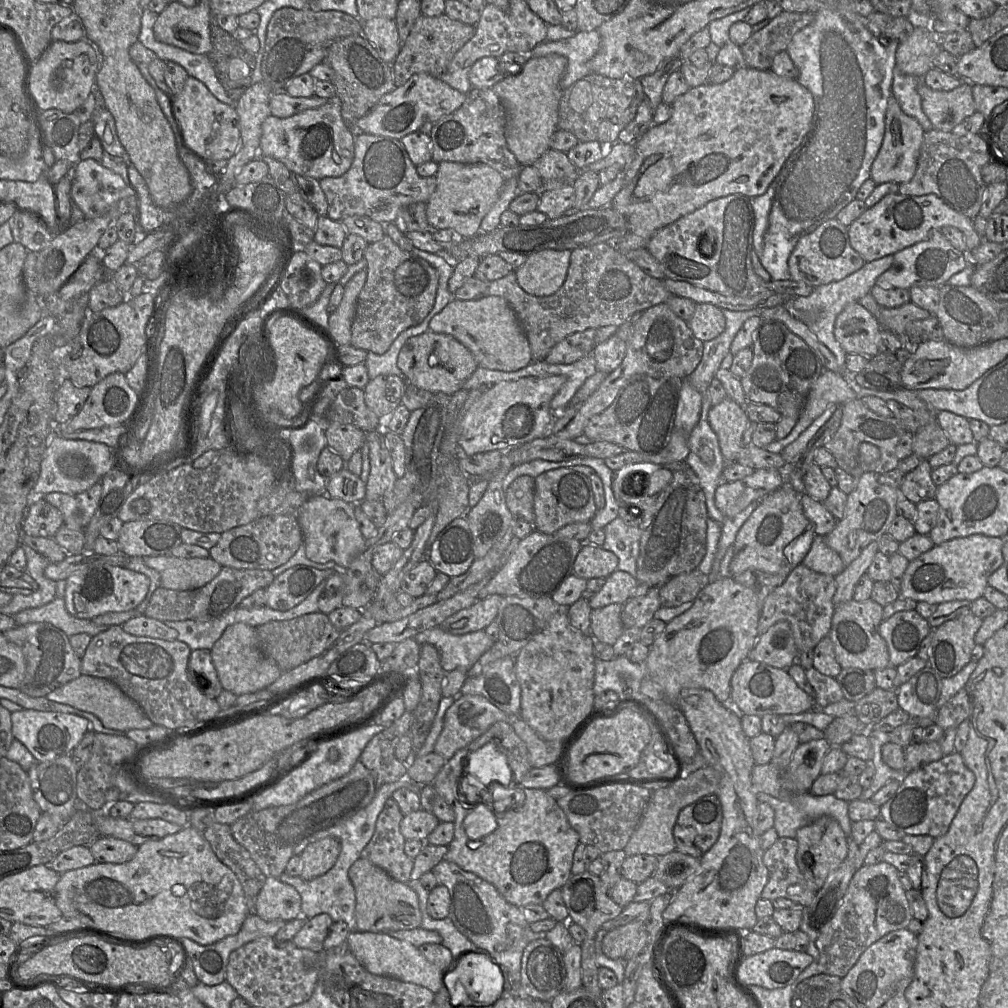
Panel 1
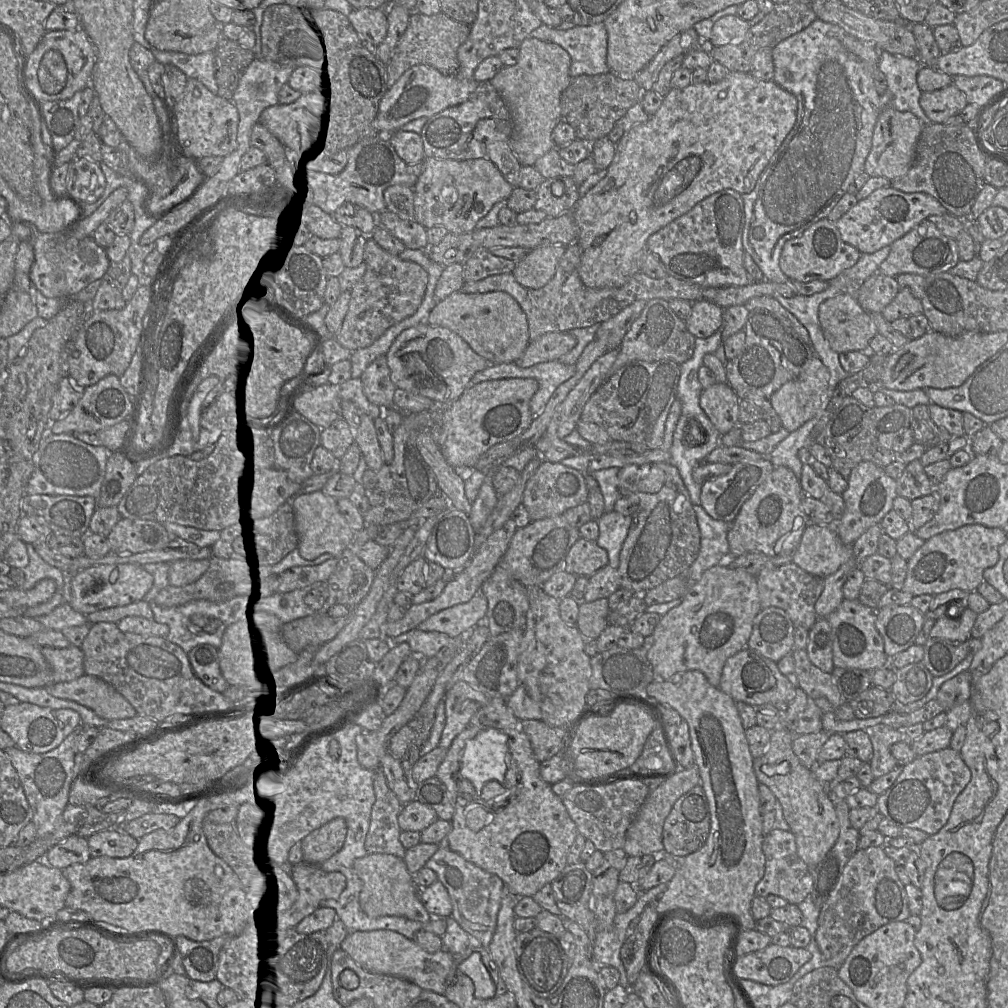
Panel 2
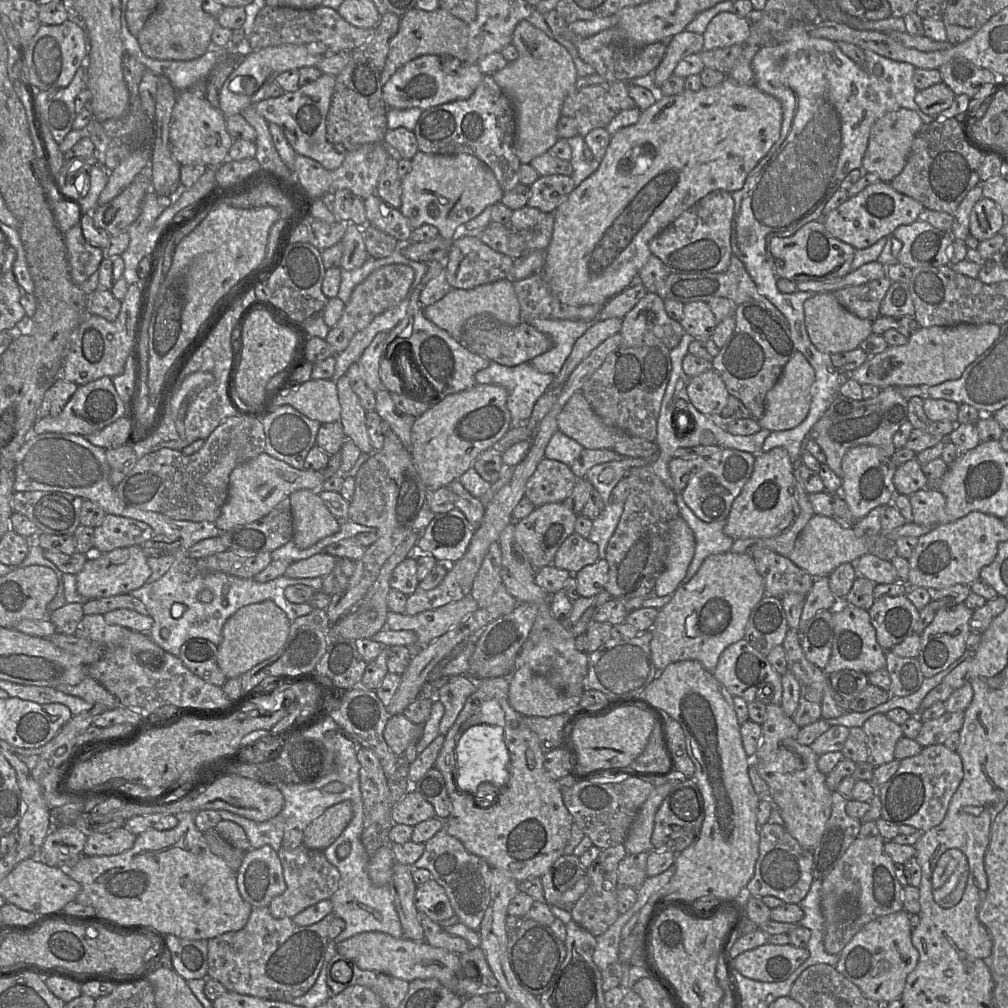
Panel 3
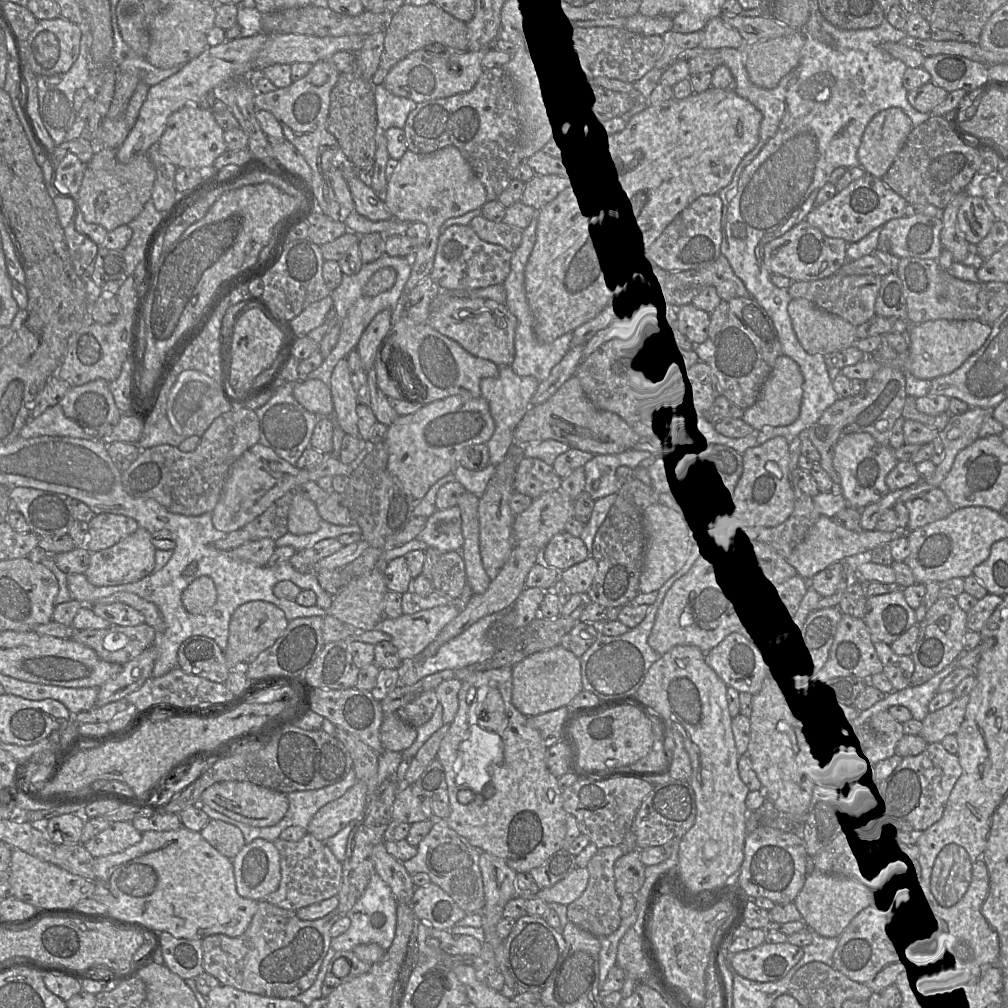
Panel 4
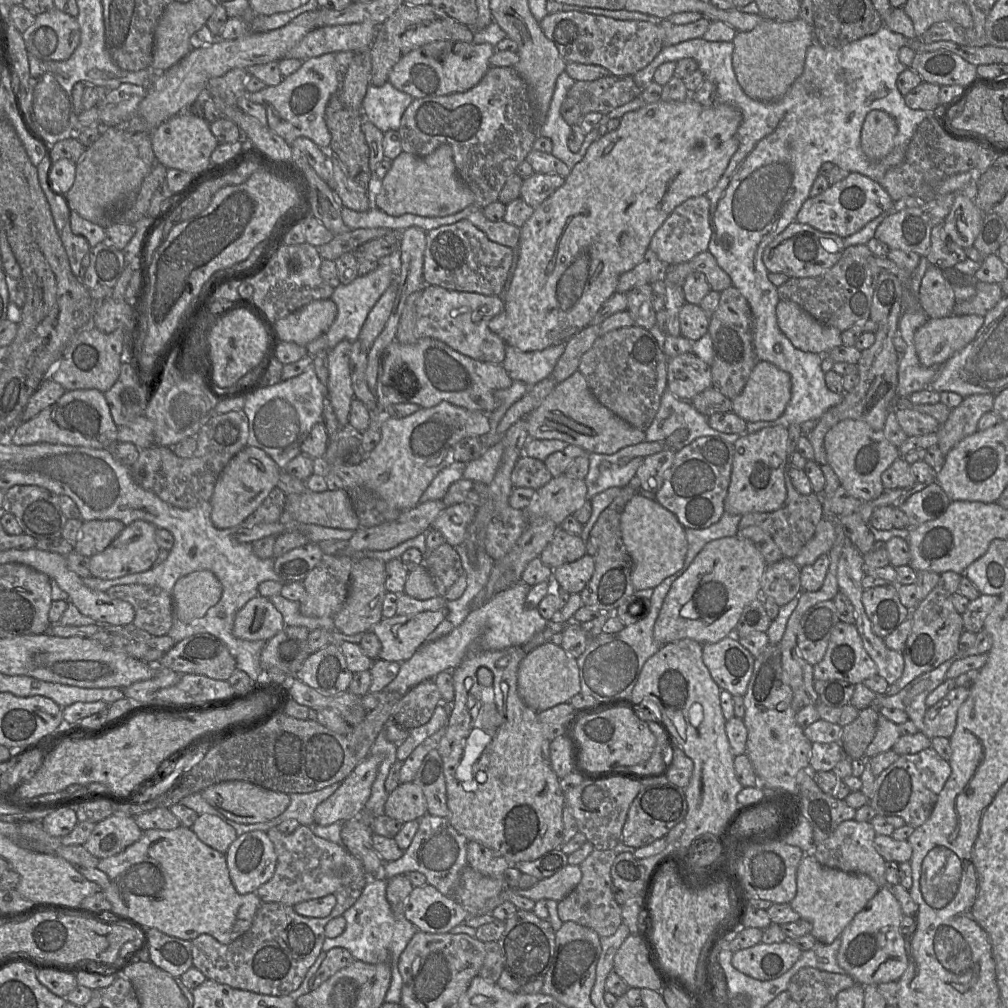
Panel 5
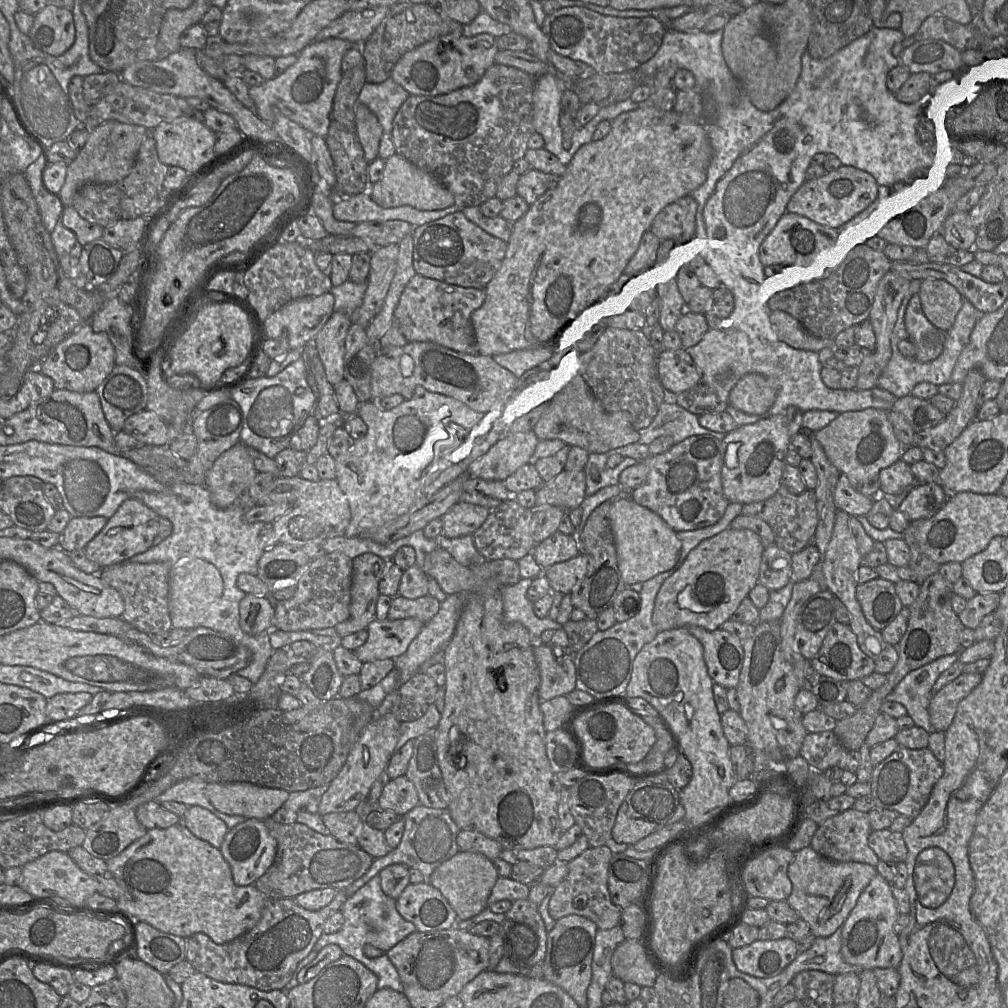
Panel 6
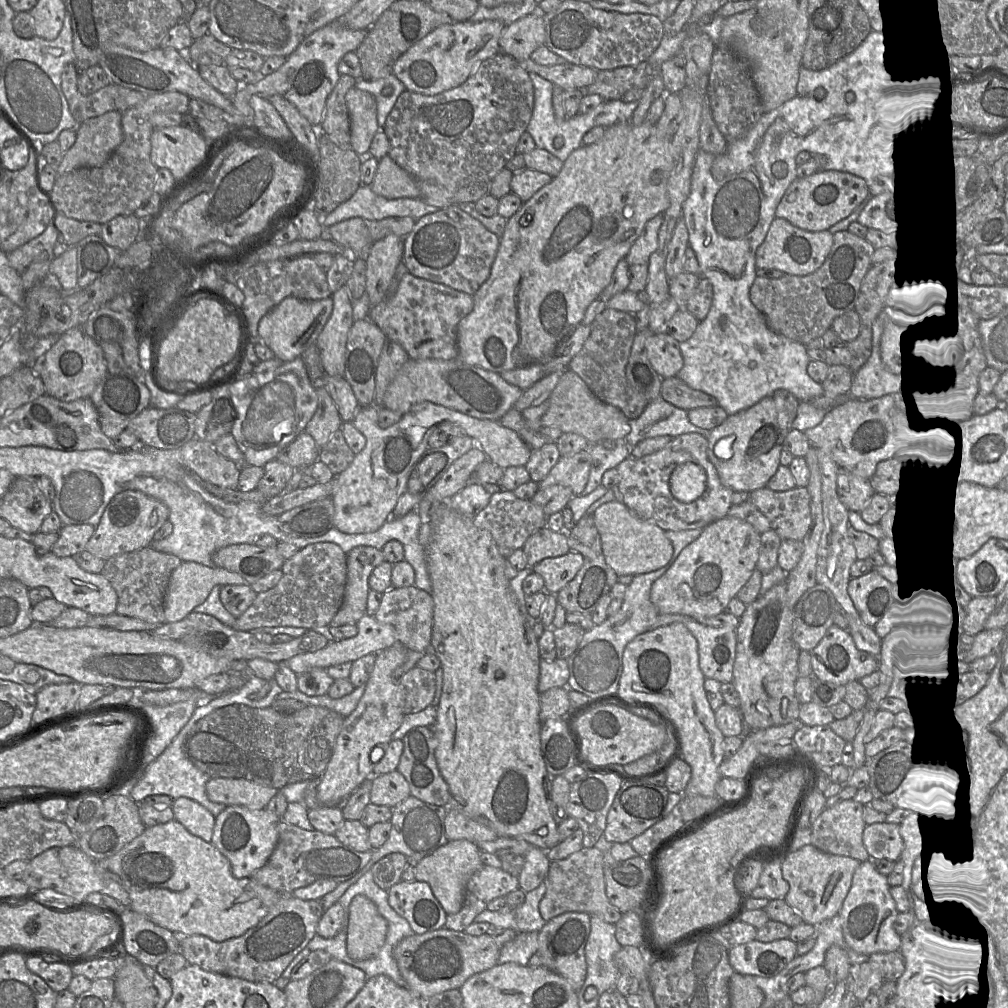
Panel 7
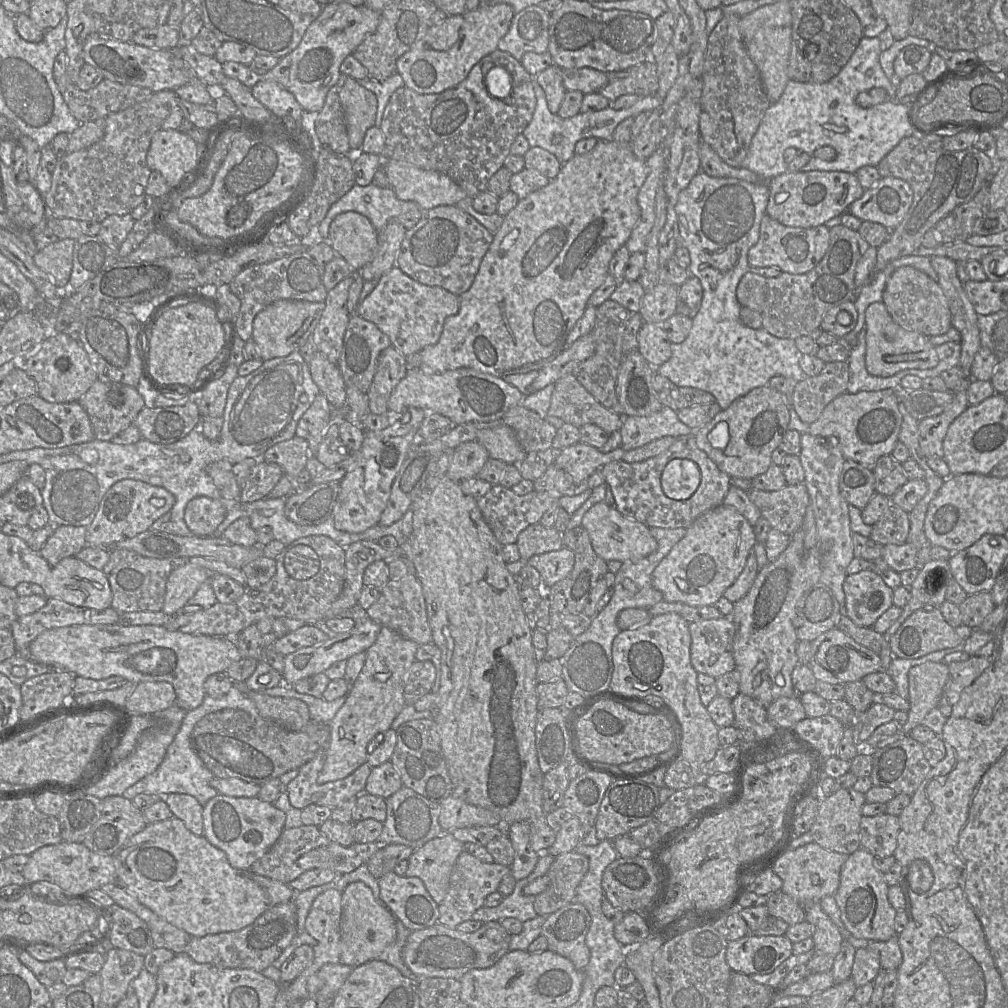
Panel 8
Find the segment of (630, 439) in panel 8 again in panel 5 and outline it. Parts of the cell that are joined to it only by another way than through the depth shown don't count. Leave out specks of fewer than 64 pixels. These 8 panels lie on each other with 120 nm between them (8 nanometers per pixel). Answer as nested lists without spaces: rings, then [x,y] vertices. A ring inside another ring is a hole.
[[[666,387],[661,396],[659,409],[649,428],[644,431],[645,442],[664,441],[681,428],[686,428],[689,434],[685,441],[670,448],[674,451],[702,436],[718,437],[731,444],[734,444],[739,438],[738,434],[726,434],[713,429],[709,425],[707,417],[697,411],[689,401],[676,397]]]

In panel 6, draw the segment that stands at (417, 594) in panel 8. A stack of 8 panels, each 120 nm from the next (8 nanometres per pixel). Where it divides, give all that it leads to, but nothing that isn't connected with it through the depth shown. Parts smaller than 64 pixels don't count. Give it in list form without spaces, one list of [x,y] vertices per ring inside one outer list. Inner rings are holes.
[[[399,593],[392,597],[388,611],[389,620],[416,618],[426,624],[438,612],[441,602],[430,594],[408,599]]]

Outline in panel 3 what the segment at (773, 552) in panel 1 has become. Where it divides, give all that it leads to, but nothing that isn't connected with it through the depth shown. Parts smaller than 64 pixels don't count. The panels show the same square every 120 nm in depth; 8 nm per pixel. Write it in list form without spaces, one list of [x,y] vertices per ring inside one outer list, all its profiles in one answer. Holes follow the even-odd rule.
[[[782,447],[755,455],[751,477],[733,501],[726,519],[724,533],[732,539],[771,538],[788,528],[797,518],[800,508],[796,499],[793,462]]]

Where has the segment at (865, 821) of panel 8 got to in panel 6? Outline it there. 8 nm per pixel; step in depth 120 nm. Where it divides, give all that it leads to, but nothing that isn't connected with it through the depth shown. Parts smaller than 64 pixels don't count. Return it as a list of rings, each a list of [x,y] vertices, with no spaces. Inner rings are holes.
[[[889,828],[872,830],[868,845],[880,860],[894,863],[906,860],[908,850],[901,832],[893,832]]]

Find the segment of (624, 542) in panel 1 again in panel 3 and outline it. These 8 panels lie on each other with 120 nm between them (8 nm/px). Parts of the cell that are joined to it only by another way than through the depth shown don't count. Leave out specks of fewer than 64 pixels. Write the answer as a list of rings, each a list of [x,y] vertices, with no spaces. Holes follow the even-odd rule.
[[[609,502],[599,516],[593,520],[588,539],[597,544],[600,559],[605,559],[607,544],[619,523],[623,508],[624,505],[621,503]]]

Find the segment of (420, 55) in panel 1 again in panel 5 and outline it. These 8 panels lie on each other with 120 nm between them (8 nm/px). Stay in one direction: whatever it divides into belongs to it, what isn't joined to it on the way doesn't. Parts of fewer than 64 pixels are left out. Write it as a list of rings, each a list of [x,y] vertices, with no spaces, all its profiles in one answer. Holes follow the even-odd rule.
[[[403,3],[378,27],[370,46],[371,84],[376,87],[384,85],[388,81],[392,68],[403,56],[412,50],[436,41],[472,43],[473,33],[468,26],[449,17],[431,4],[415,6]]]

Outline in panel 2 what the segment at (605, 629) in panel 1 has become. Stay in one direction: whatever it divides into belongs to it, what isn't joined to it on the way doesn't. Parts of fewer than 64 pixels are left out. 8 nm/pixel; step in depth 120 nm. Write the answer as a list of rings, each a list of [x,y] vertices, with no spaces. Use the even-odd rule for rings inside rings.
[[[608,599],[578,602],[580,605],[576,627],[586,639],[596,640],[609,625],[607,618],[611,610]]]

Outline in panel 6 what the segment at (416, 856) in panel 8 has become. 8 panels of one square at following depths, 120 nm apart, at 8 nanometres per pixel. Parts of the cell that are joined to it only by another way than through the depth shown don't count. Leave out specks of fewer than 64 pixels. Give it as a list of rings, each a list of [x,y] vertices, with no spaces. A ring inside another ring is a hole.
[[[459,851],[436,868],[424,882],[440,891],[456,912],[459,920],[466,920],[488,907],[488,898],[498,877],[493,862],[483,854]]]

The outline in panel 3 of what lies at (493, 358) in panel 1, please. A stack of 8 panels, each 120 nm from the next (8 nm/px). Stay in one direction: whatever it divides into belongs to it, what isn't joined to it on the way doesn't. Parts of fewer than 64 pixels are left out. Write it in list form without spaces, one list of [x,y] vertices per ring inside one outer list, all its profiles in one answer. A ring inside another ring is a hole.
[[[502,279],[473,289],[452,288],[442,299],[424,308],[428,320],[461,342],[465,323],[474,316],[490,316],[499,323],[516,326],[522,322],[521,307],[511,280]]]

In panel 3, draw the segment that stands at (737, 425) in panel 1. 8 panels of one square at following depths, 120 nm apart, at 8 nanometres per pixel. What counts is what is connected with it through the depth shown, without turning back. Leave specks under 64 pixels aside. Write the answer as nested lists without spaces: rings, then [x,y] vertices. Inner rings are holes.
[[[713,368],[693,376],[687,384],[691,403],[703,414],[719,419],[730,396],[721,376]]]

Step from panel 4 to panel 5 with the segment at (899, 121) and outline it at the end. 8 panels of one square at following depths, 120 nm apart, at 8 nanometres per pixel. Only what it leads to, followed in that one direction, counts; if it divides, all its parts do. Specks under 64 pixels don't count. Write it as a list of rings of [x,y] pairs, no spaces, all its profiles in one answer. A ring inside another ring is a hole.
[[[871,110],[861,128],[862,151],[873,161],[884,158],[894,147],[897,131],[896,121],[891,115],[882,110]]]

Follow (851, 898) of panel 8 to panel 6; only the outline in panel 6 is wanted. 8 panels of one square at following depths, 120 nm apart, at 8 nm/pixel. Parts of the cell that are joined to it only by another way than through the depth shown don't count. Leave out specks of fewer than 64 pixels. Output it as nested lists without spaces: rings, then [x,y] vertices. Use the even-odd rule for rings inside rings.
[[[876,874],[860,894],[856,905],[842,925],[841,953],[844,960],[863,969],[898,969],[903,953],[894,924],[900,913],[891,891],[891,883]]]

